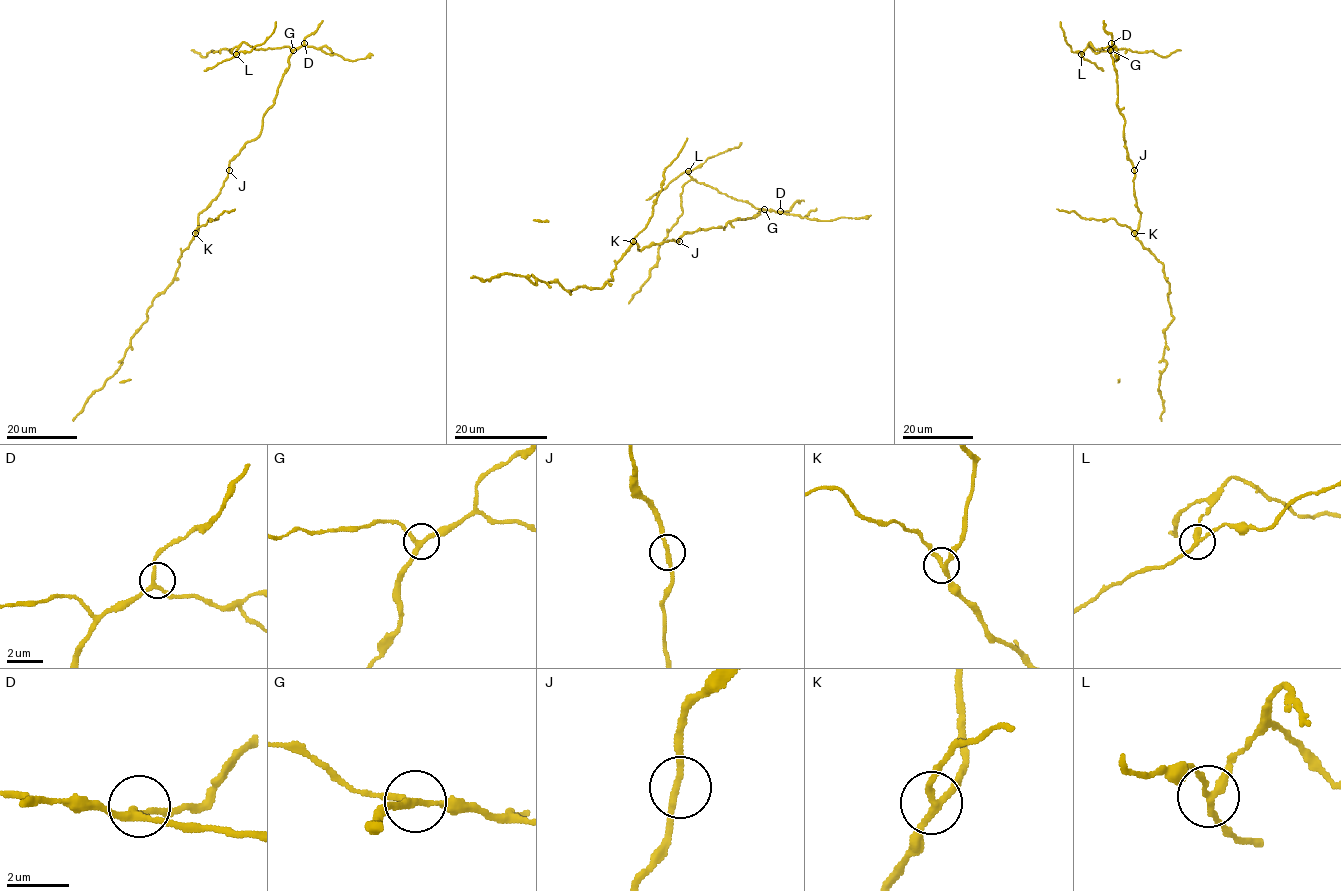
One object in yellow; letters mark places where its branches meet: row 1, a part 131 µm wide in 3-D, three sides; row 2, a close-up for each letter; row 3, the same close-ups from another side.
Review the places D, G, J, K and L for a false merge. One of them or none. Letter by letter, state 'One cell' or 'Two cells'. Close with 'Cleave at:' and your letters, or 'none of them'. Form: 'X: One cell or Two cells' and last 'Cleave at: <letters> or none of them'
D: One cell
G: One cell
J: One cell
K: One cell
L: Two cells
Cleave at: L

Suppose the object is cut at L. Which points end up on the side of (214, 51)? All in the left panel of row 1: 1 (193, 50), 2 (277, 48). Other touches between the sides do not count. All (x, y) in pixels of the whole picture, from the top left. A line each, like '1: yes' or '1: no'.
1: yes
2: yes

